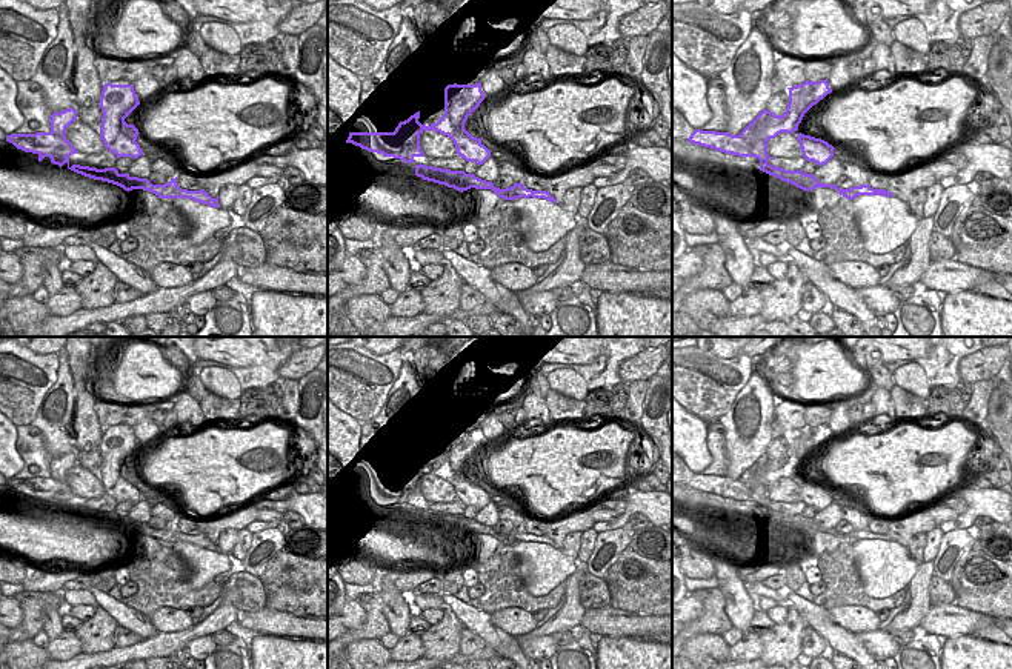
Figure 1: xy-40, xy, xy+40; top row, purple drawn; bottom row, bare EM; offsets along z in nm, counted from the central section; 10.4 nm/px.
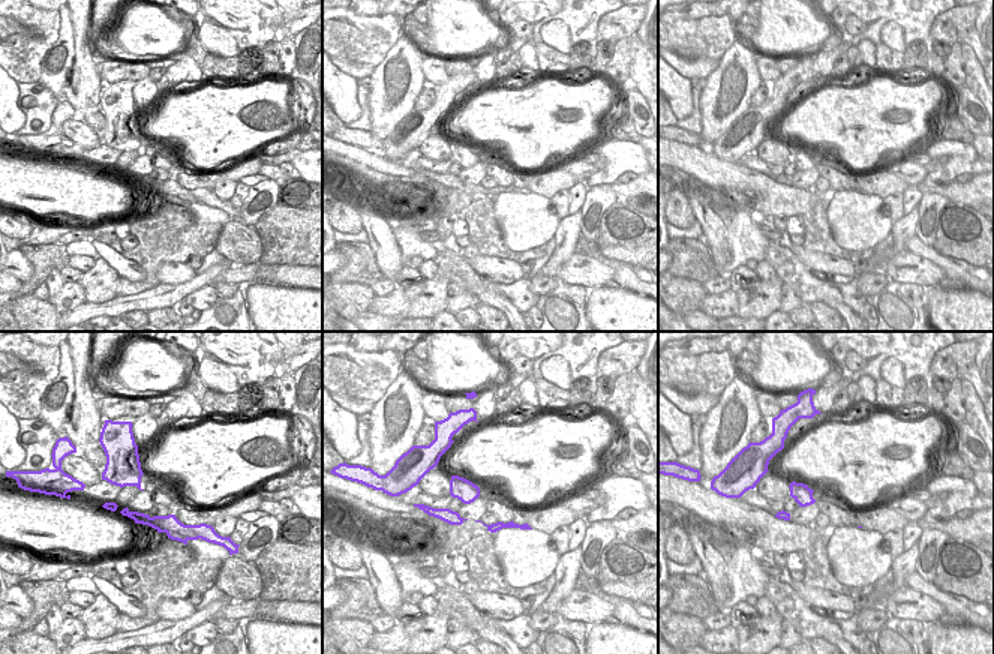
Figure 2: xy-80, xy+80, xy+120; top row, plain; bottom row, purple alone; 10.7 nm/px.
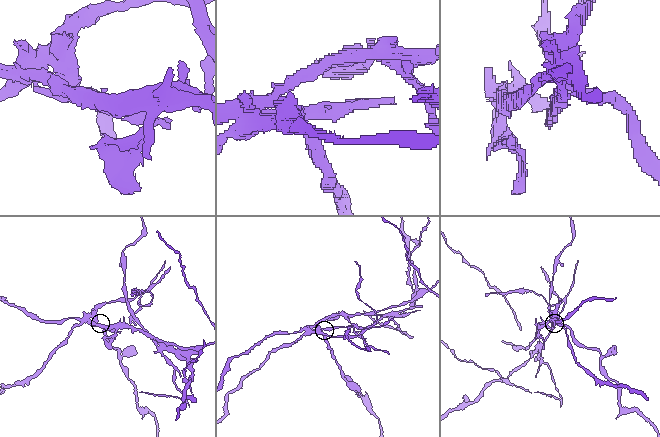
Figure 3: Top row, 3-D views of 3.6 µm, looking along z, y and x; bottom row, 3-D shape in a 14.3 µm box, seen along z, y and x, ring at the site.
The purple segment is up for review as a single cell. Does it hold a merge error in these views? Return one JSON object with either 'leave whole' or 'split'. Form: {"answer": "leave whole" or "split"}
{"answer": "split"}

